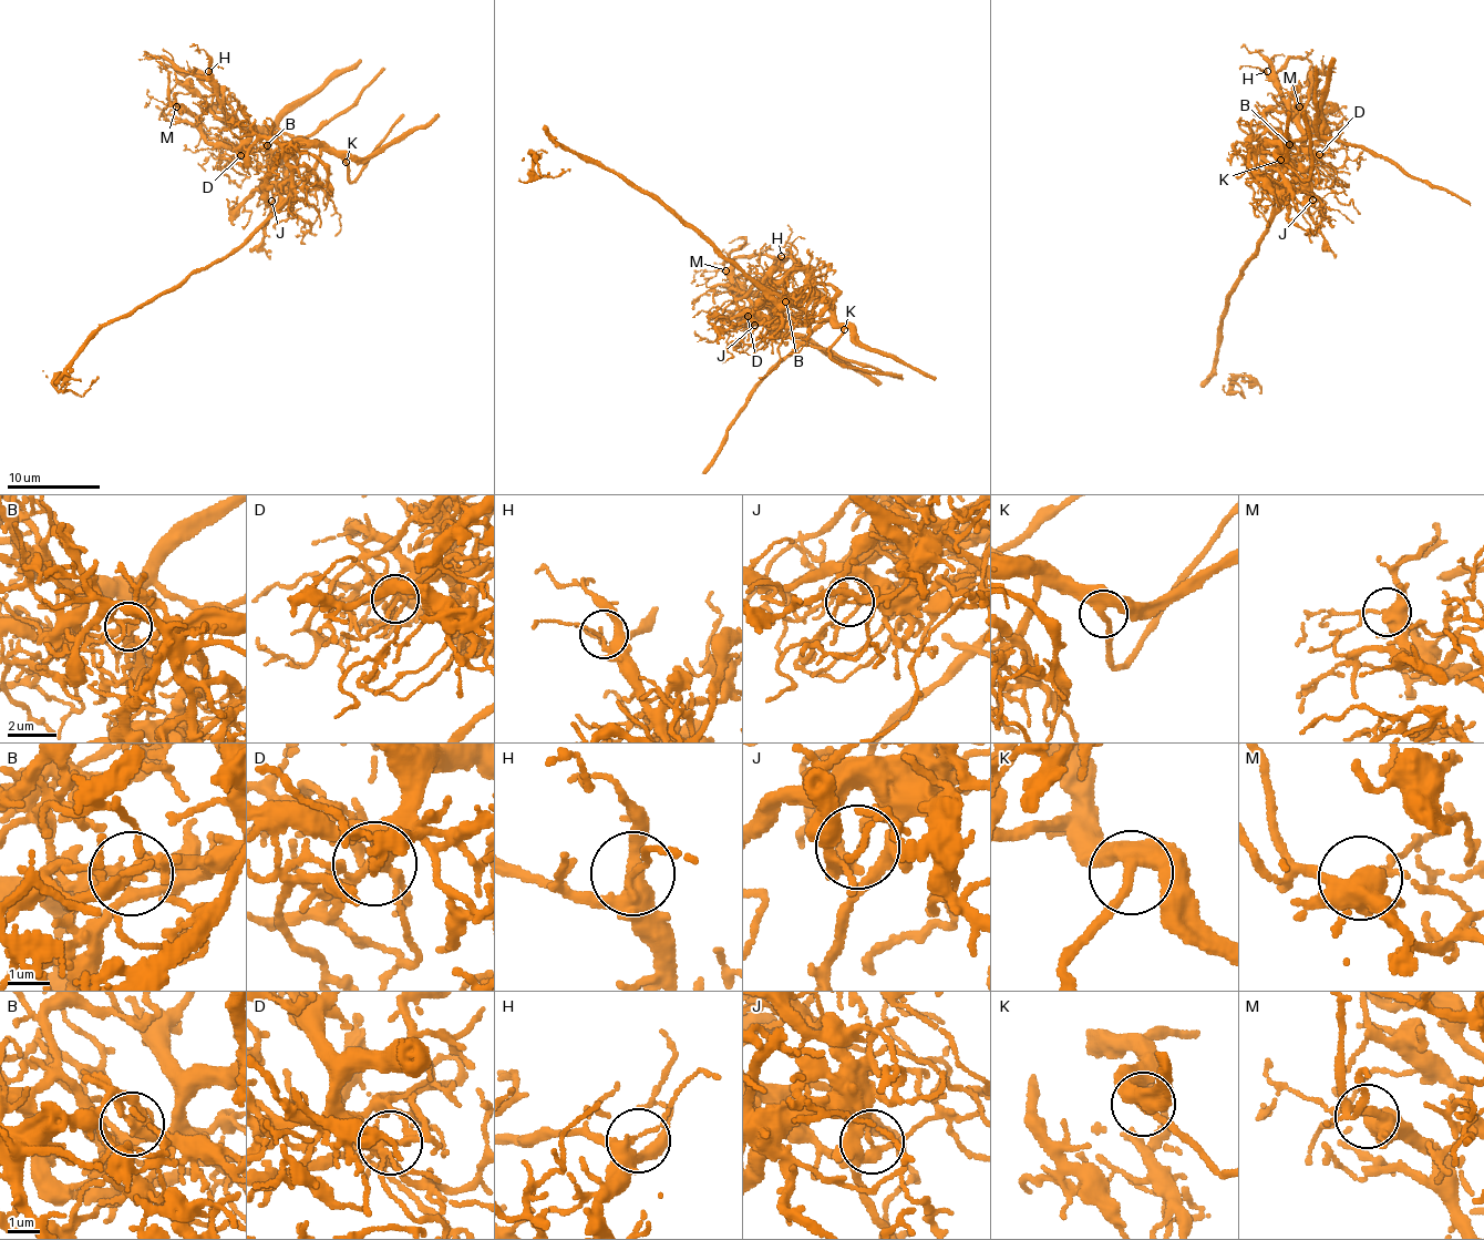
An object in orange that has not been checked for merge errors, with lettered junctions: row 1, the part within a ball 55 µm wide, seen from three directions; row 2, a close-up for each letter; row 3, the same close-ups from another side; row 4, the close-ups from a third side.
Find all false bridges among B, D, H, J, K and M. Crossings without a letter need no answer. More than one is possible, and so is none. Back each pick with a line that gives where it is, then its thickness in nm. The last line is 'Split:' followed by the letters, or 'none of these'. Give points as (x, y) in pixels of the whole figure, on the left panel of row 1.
B: place (267, 145); calibre 240 nm
J: place (271, 201); calibre 220 nm
Split: B, J

